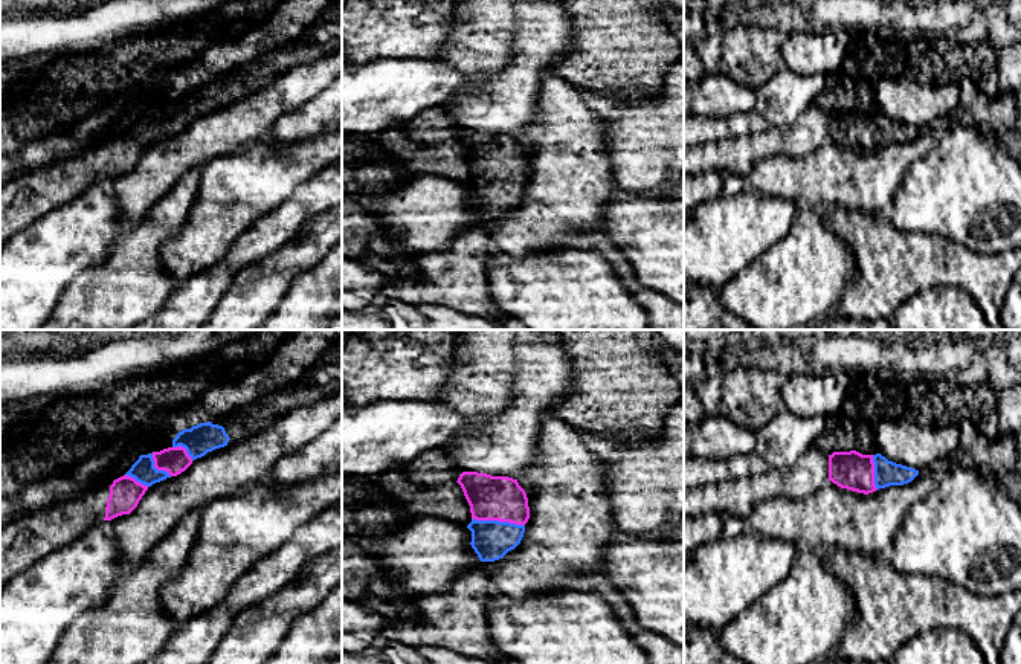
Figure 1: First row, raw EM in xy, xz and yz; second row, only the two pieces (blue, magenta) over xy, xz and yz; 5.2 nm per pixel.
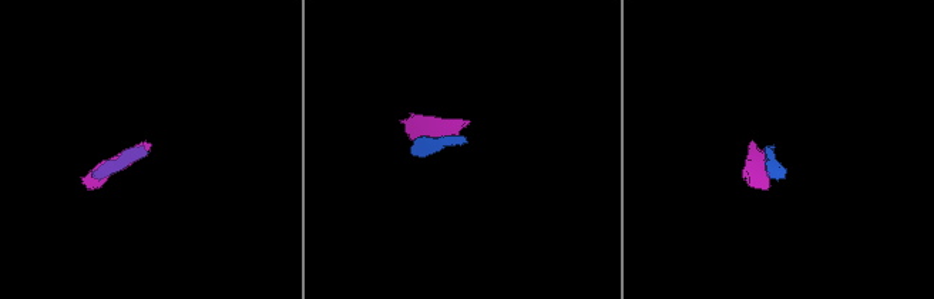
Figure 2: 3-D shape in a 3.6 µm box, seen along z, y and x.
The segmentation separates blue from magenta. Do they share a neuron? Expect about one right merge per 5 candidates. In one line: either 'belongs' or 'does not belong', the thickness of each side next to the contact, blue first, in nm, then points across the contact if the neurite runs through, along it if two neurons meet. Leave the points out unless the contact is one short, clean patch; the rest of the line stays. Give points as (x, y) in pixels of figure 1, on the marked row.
belongs; calibres 200 and 240 nm

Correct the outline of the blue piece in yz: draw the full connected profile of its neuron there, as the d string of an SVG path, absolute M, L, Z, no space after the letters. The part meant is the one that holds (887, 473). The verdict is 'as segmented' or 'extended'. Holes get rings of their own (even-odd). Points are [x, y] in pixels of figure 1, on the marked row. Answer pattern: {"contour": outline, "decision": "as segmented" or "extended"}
{"contour": "M850 450L829 455L829 481L864 495L890 485L908 484L917 475L919 470L888 461L881 453L862 455Z", "decision": "extended"}

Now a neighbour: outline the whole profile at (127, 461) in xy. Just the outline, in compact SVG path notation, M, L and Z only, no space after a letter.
M136 446L128 455L125 455L118 464L116 467L104 478L104 479L98 479L95 481L92 485L85 487L82 492L81 492L81 496L90 490L93 490L95 487L101 485L101 484L105 484L105 482L110 482L110 481L114 481L121 476L124 476L130 469L131 466L139 459L140 456L140 446Z

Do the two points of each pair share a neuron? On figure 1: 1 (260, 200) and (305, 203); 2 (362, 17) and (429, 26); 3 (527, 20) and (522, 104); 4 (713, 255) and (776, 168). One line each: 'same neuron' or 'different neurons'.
1: different neurons
2: same neuron
3: same neuron
4: different neurons

